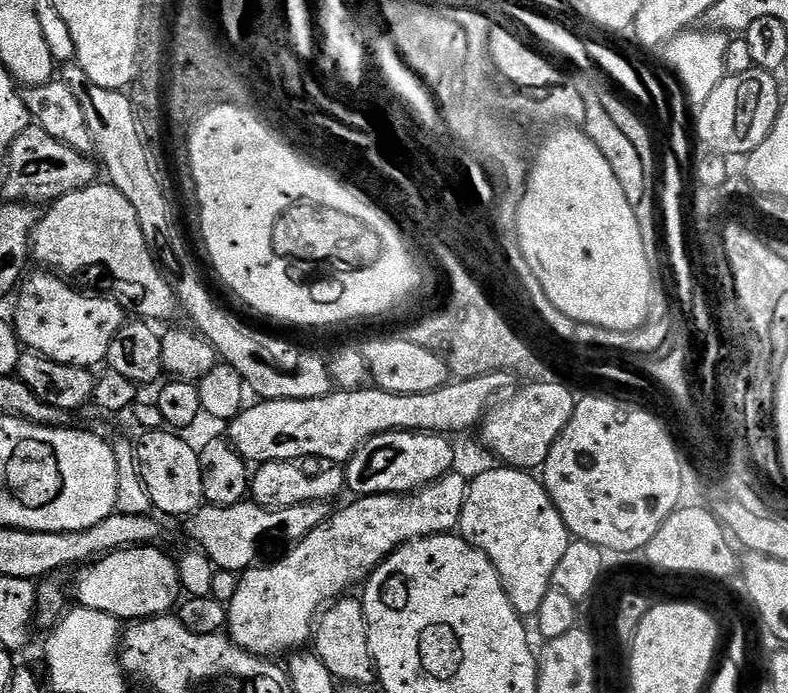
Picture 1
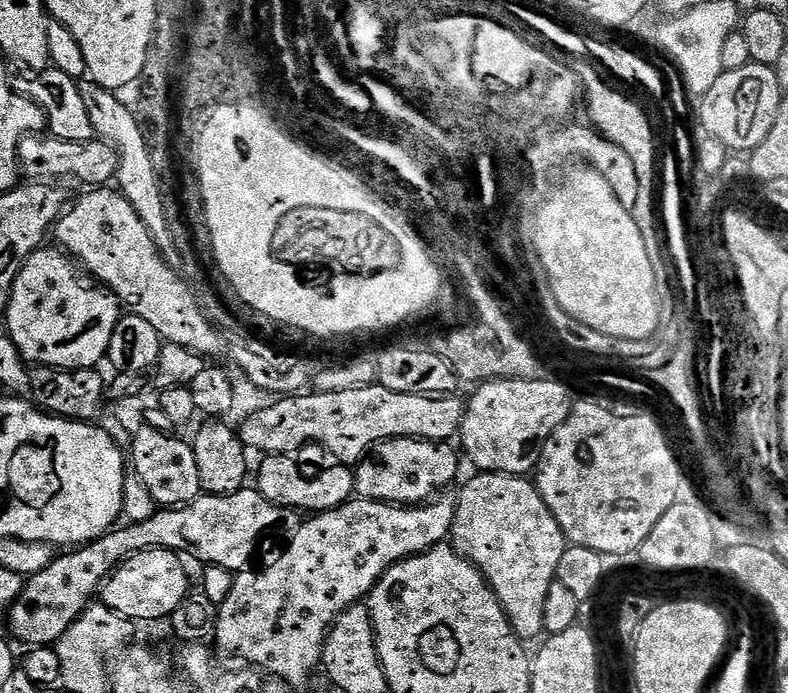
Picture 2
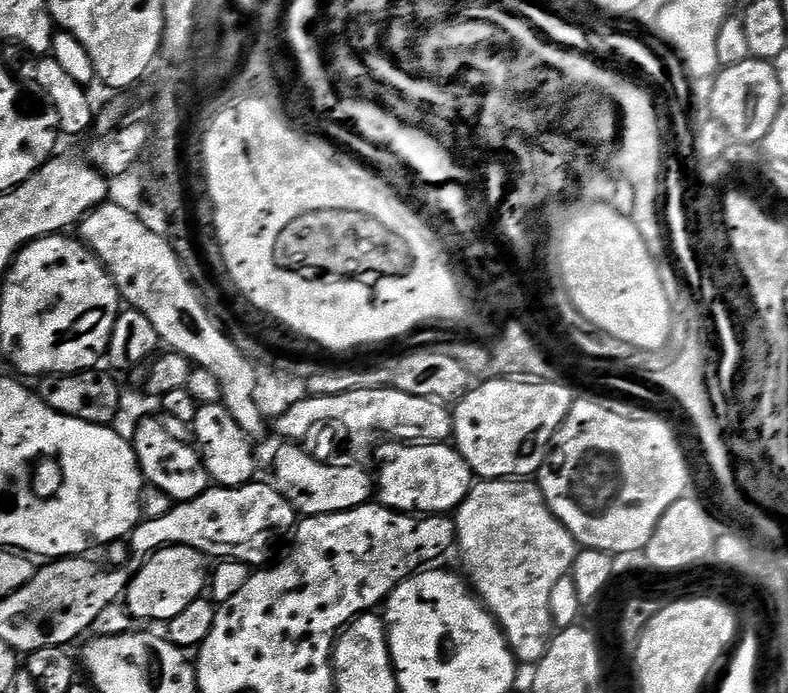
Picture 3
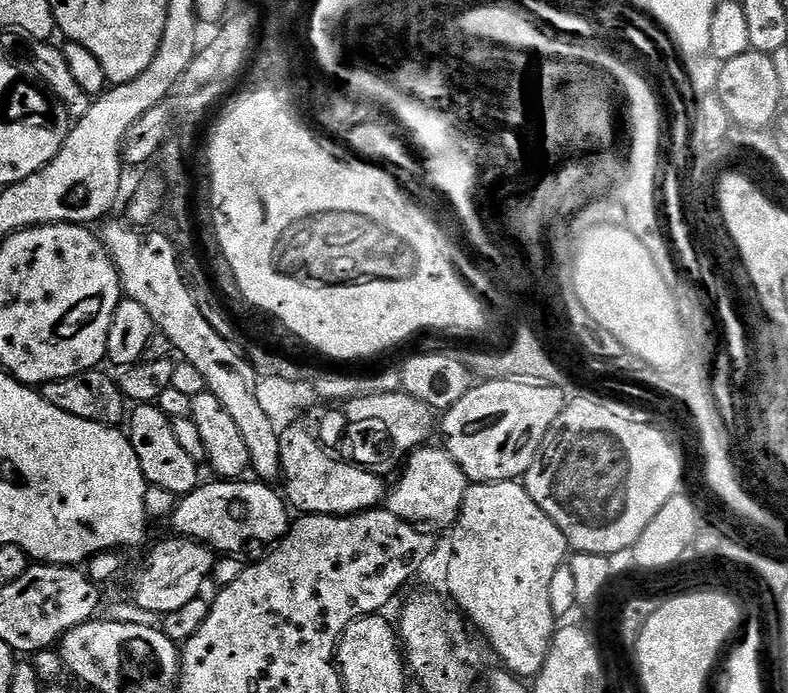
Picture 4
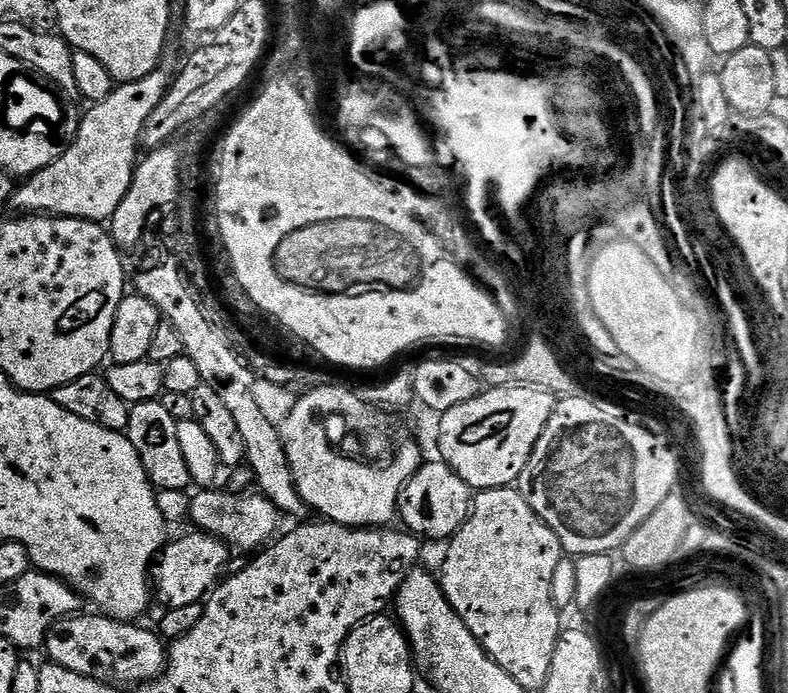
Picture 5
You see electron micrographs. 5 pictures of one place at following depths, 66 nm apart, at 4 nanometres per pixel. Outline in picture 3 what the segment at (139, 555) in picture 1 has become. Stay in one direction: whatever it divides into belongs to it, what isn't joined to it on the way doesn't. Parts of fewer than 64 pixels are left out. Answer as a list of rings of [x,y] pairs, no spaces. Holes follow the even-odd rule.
[[[190,546],[160,548],[143,561],[144,564],[129,579],[126,589],[126,607],[137,621],[160,620],[167,622],[174,618],[190,602],[201,599],[203,590],[210,580],[210,568],[206,557]]]

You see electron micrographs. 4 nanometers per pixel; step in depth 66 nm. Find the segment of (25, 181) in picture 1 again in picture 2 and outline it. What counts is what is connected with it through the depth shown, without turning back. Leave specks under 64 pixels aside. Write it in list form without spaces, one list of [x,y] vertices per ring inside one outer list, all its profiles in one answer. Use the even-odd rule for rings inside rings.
[[[29,134],[20,141],[20,172],[32,182],[81,180],[84,186],[104,186],[117,179],[120,154],[107,140],[93,138],[87,142],[66,142],[51,134]]]

